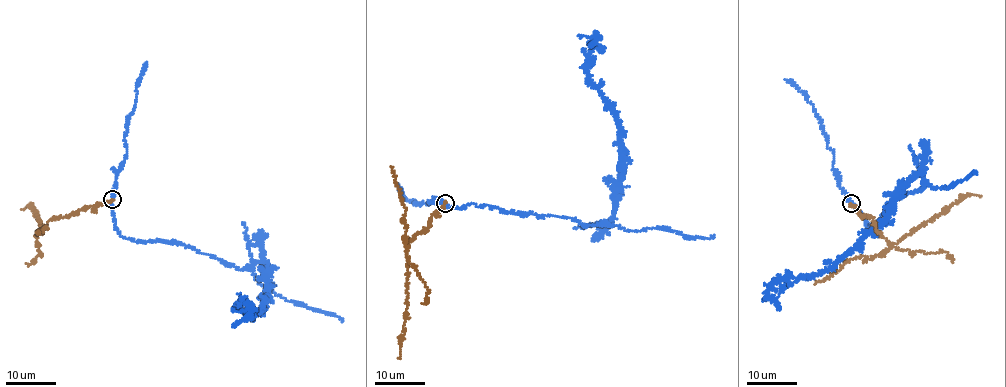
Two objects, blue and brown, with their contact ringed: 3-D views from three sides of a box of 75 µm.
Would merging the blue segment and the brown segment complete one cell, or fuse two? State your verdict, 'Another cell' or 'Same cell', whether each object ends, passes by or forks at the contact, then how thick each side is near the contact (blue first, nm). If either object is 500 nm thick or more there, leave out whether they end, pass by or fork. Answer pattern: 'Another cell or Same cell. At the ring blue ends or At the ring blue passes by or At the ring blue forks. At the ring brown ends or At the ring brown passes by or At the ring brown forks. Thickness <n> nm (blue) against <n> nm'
Another cell. At the ring blue passes by. At the ring brown ends. Thickness 200 nm (blue) against 150 nm

